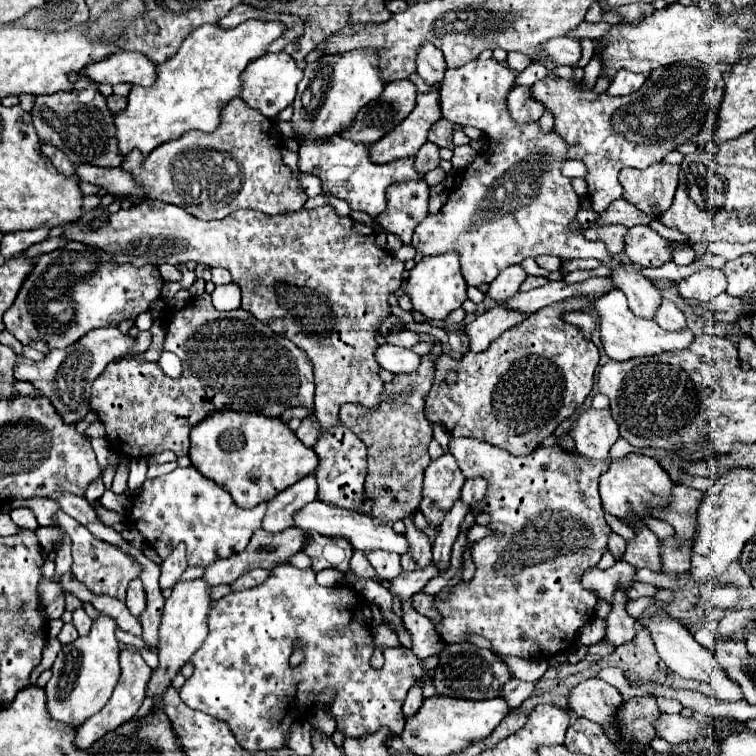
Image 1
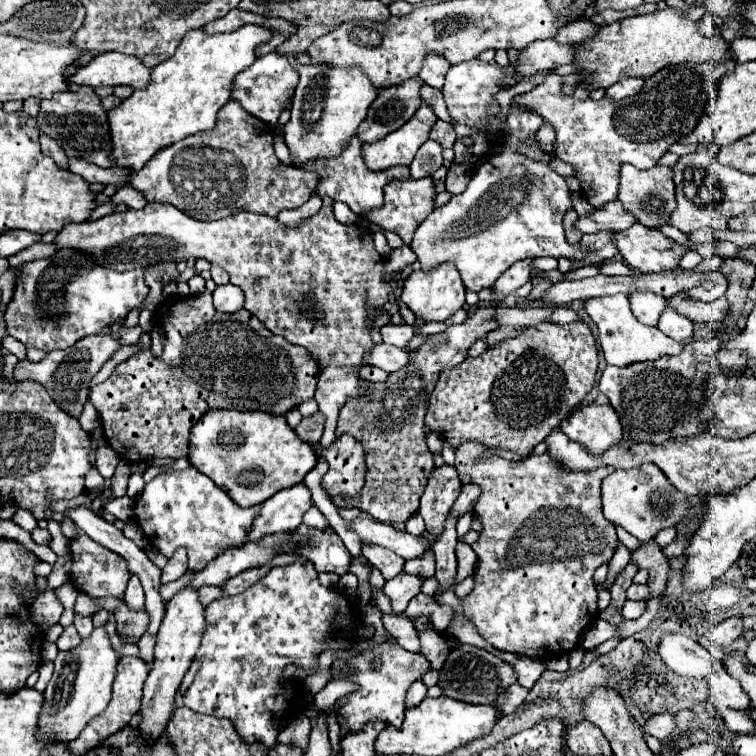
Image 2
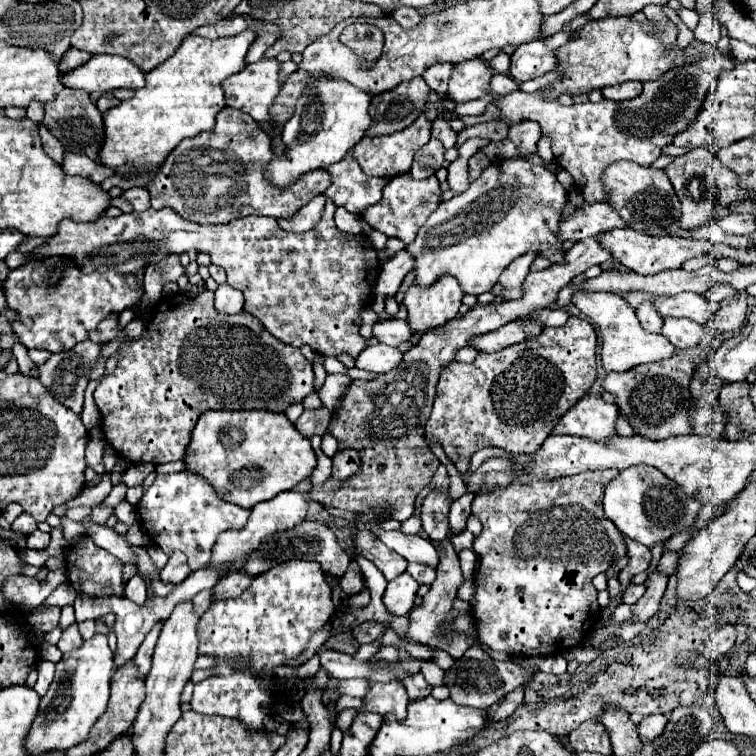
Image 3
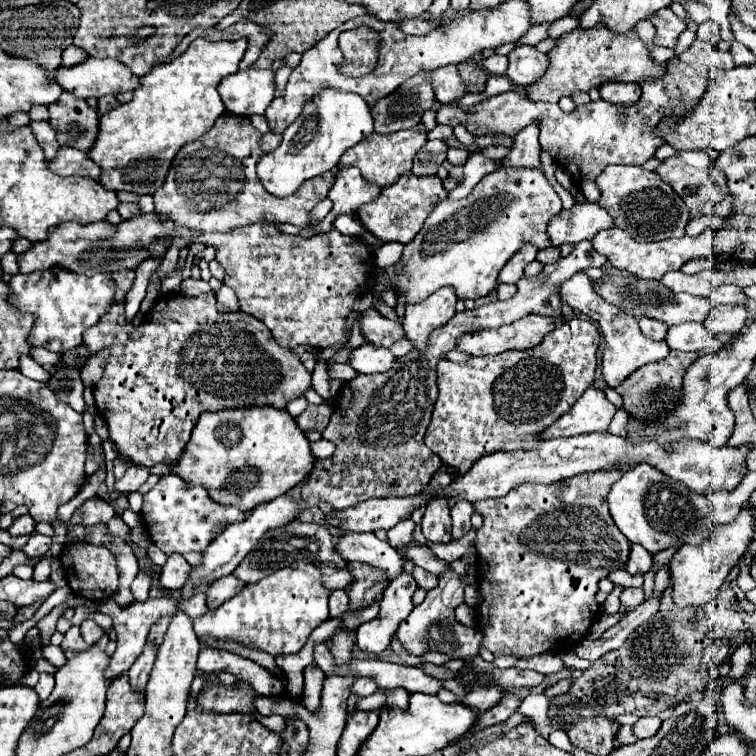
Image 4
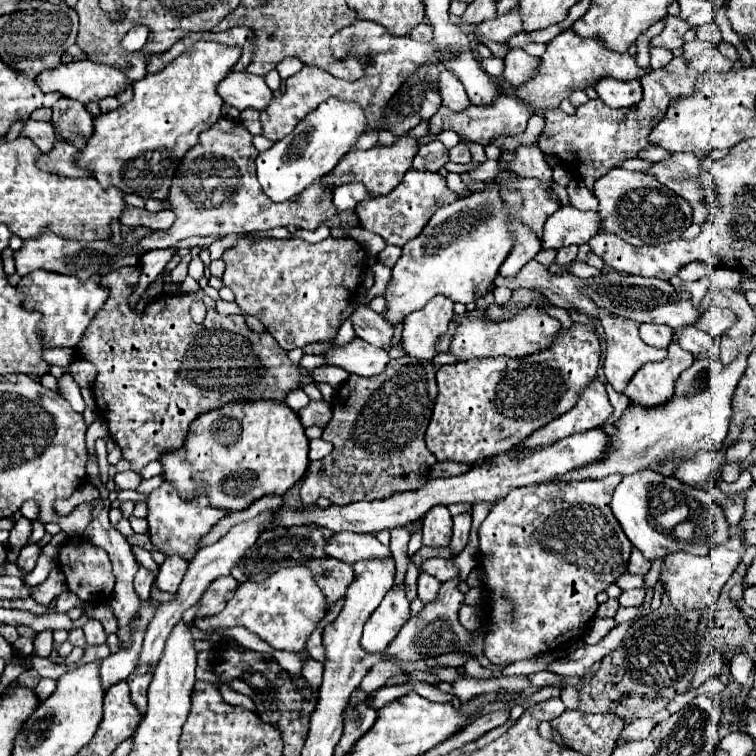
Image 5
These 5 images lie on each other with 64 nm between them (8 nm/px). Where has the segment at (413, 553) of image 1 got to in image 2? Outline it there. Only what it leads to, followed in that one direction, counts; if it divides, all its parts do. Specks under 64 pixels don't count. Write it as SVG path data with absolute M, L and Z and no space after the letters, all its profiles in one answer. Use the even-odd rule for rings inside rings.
M424 552L424 556L420 556L420 558L406 560L404 572L424 576L424 578L434 576L434 552Z

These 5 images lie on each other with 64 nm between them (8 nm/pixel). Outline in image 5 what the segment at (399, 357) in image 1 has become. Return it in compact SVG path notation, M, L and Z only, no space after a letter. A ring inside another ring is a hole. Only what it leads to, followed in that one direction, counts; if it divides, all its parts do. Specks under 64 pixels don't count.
M354 338L342 348L332 348L324 356L328 364L340 366L358 376L376 376L384 372L390 362L390 356L384 348L376 348L360 338Z

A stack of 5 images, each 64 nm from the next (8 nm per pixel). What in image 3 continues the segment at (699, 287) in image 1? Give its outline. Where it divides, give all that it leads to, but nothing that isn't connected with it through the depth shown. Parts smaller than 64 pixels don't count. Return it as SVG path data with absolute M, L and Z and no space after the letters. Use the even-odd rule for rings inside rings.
M714 284L706 294L704 294L704 298L708 300L708 302L722 302L726 296L730 296L734 292L734 288L730 286L730 284Z

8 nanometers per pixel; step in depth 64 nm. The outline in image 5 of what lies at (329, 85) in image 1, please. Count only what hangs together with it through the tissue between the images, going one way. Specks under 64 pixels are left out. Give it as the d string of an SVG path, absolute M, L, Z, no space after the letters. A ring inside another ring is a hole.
M328 98L306 118L302 118L302 122L296 124L296 128L288 136L276 142L270 150L262 152L262 162L258 154L258 182L270 200L290 200L292 196L298 196L316 178L332 172L340 156L344 156L344 152L348 152L364 132L368 132L368 120L358 102Z

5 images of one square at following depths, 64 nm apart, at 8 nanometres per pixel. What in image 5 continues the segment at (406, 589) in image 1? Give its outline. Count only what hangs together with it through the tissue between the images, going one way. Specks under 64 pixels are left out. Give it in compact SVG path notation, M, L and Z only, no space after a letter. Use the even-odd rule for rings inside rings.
M394 584L364 624L360 646L366 652L384 652L392 638L396 638L396 632L408 620L408 616L410 600L406 598L406 586Z

